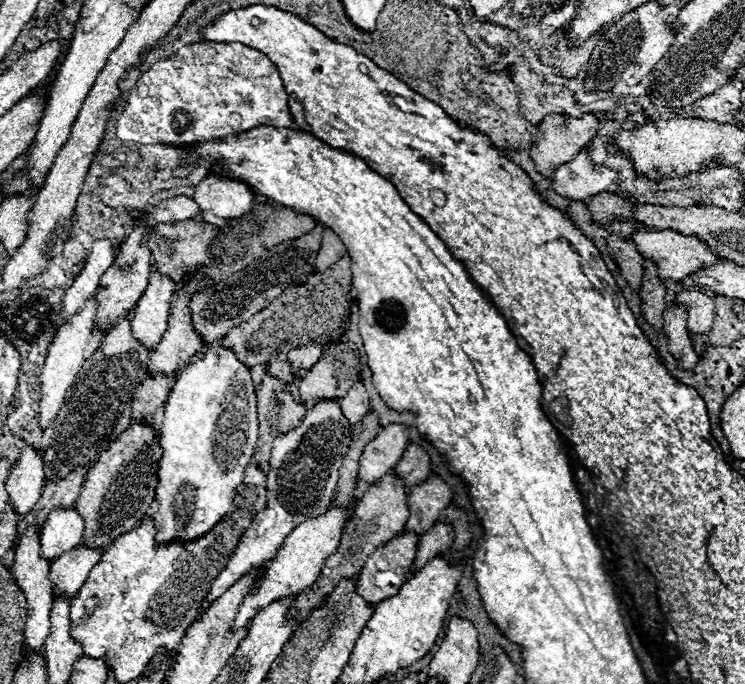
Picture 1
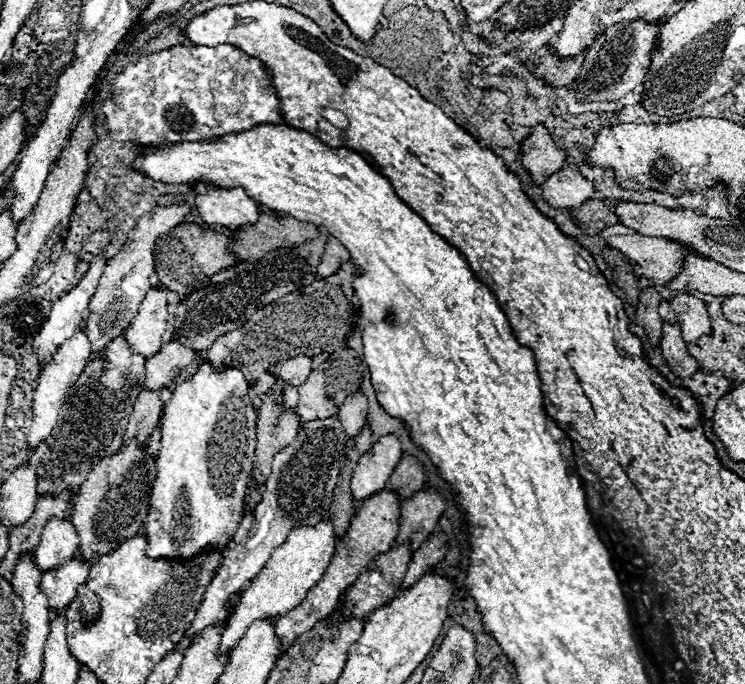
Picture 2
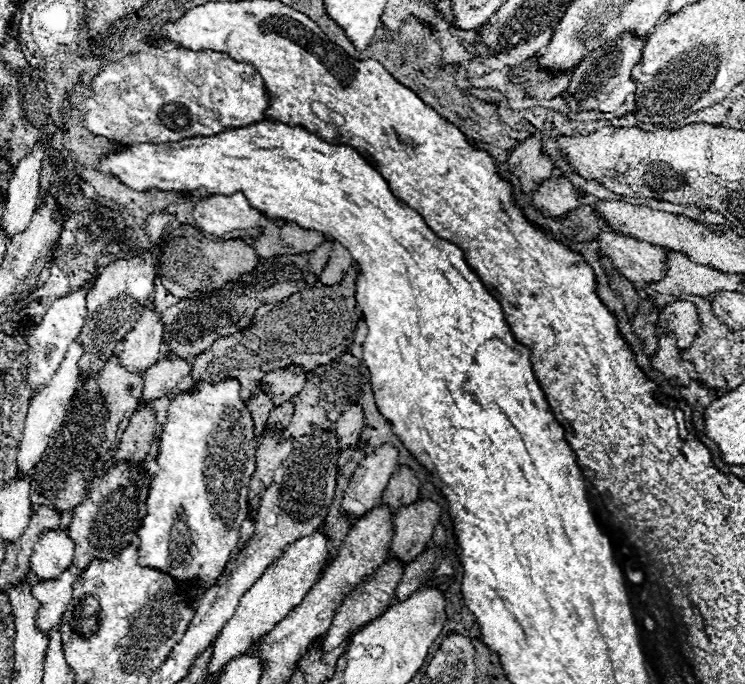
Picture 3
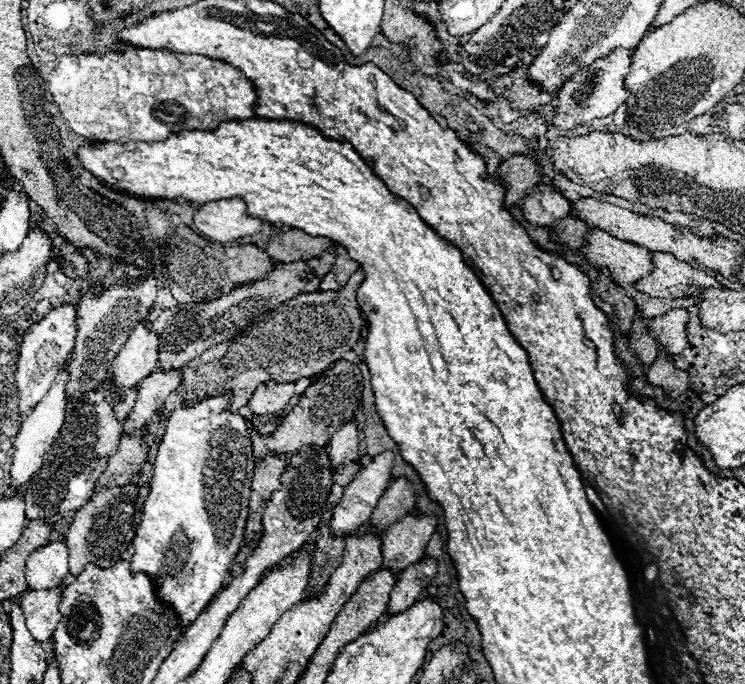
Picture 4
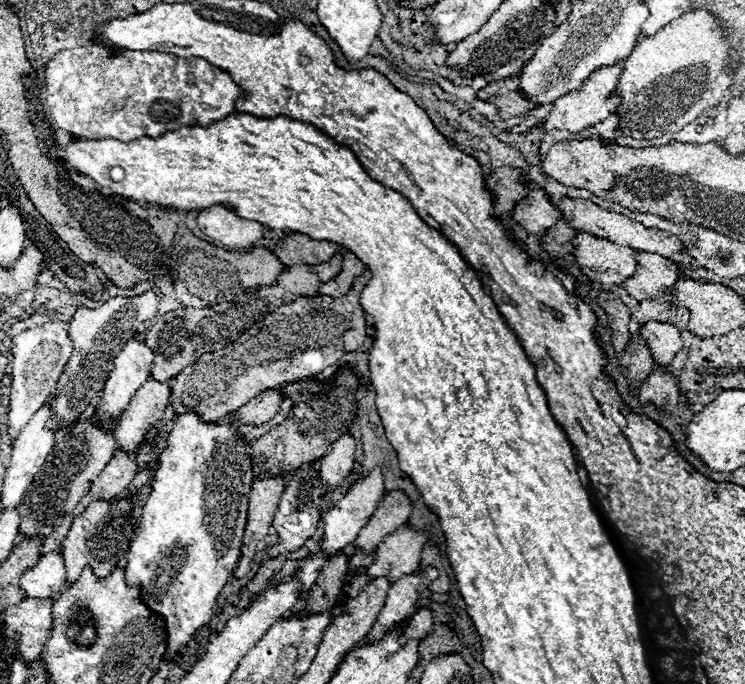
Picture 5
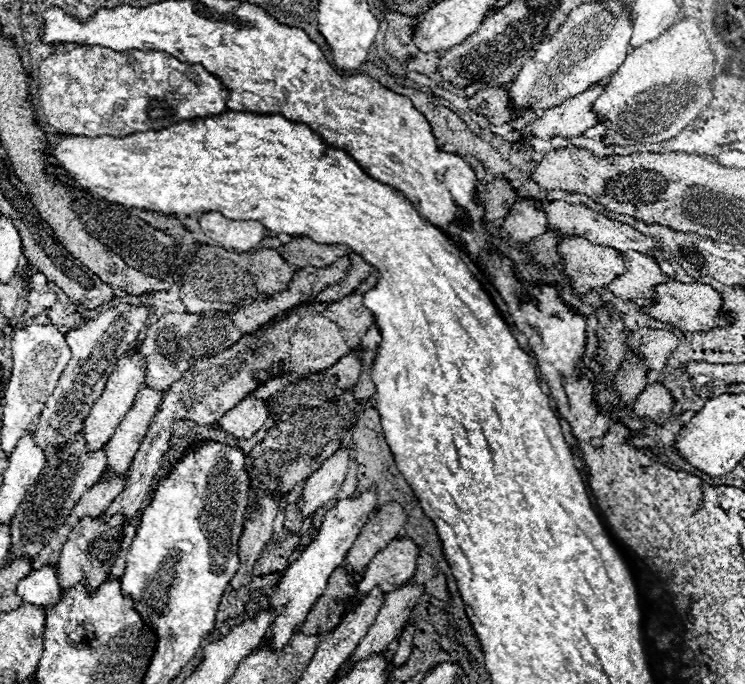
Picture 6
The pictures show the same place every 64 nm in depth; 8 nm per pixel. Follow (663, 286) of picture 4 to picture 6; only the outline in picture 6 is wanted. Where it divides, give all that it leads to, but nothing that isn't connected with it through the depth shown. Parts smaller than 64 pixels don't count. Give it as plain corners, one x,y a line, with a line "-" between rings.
628,250
624,254
628,270
616,278
608,288
624,300
650,300
654,298
654,286
668,282
670,278
660,270
660,264
640,252

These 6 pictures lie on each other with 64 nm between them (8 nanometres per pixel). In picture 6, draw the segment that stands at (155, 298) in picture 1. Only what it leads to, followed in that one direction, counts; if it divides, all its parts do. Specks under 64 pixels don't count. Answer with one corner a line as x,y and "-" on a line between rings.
132,350
132,352
126,352
118,362
116,362
116,368
114,372
108,376
108,382
106,382
106,388
102,392
102,396
94,402
86,422
84,422
84,432
86,432
86,440
88,440
88,448
96,450
96,448
102,448
114,434
114,430
118,428
120,420
124,418
124,414
128,412
128,408
132,406
138,390
142,388
144,384
144,374
146,374
146,360
140,356
140,350

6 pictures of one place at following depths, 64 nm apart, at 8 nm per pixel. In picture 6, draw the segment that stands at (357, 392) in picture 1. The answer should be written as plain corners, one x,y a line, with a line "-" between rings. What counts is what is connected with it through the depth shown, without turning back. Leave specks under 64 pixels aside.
338,448
324,464
308,478
304,488
304,500
300,504
300,510
304,516
314,514
322,504
326,504
330,498
334,498
340,490
340,484
346,478
350,464
350,448
342,450

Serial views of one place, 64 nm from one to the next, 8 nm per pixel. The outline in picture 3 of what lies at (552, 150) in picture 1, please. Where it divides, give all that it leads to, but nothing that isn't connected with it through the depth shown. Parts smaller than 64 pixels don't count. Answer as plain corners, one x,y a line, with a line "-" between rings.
534,132
510,154
508,168
520,180
522,192
536,190
538,184
548,180
554,170
554,160
542,152
542,146
544,146
542,134

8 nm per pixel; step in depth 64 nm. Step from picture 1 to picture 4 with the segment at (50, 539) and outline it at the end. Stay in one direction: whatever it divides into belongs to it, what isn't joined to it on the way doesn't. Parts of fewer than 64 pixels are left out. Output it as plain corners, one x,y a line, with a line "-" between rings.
48,542
32,552
28,558
26,580
30,588
52,588
60,584
68,570
68,544
66,542

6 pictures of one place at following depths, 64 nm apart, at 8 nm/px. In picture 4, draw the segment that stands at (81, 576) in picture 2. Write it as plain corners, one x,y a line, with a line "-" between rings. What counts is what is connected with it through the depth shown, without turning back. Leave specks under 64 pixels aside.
62,584
50,590
26,590
24,592
26,624
32,636
36,636
36,640
46,642
54,634
56,624
62,618
58,610
62,594
64,594

